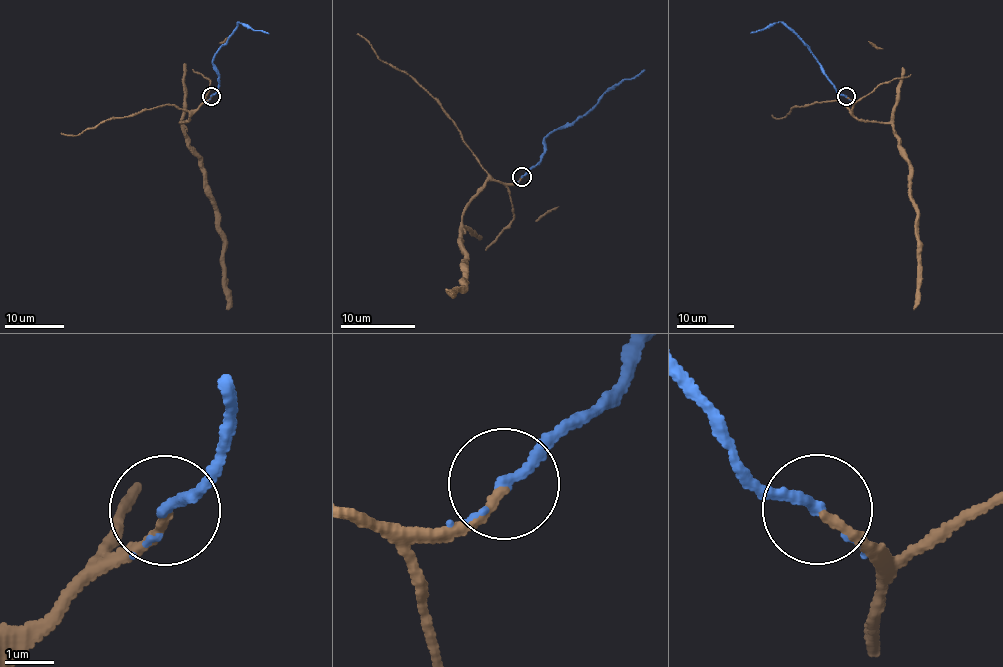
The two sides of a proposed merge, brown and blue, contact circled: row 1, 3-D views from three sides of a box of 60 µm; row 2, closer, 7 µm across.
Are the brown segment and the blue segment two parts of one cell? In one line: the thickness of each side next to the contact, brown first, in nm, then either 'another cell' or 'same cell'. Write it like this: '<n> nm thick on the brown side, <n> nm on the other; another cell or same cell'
170 nm thick on the brown side, 240 nm on the other; same cell

